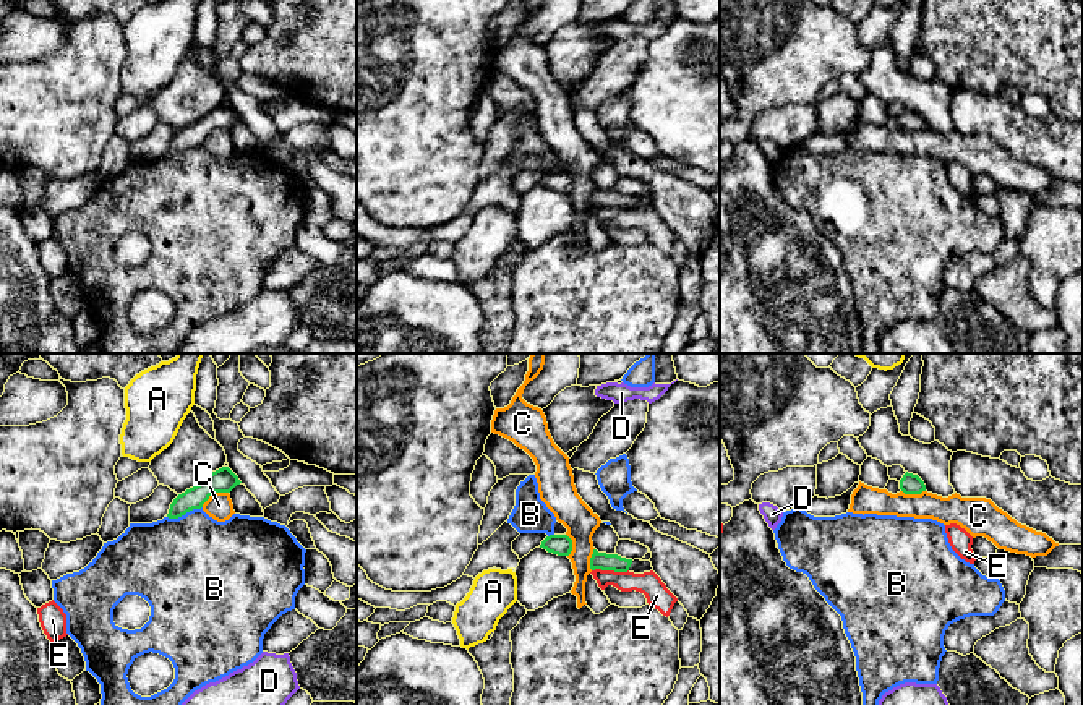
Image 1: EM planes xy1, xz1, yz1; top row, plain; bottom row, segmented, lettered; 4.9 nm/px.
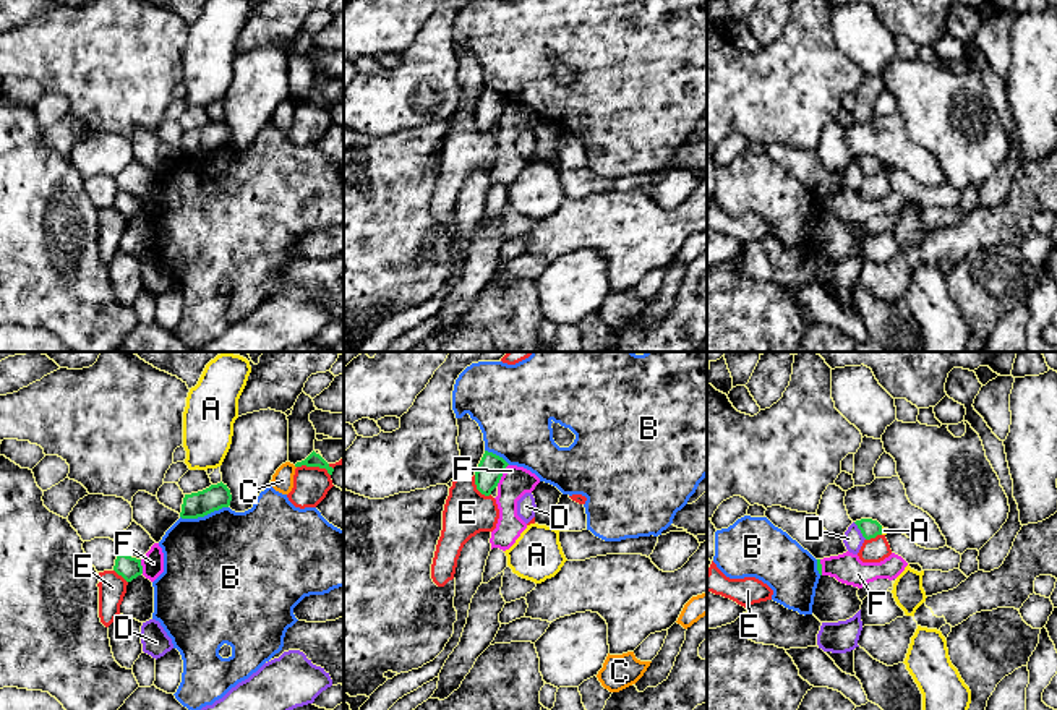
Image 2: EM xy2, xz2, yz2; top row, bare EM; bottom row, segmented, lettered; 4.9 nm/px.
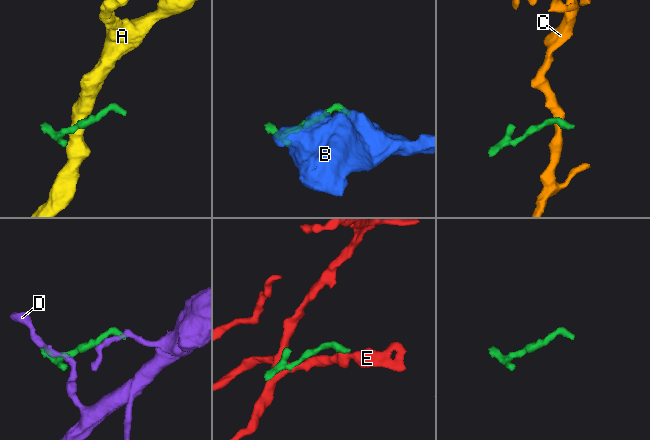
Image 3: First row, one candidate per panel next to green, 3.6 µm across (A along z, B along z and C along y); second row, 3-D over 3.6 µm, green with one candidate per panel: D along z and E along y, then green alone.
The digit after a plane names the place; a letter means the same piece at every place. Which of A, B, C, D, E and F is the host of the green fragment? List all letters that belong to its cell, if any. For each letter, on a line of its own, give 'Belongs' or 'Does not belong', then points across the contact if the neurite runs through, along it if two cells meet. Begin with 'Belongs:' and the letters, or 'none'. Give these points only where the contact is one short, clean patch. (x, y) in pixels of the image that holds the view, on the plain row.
Belongs: none
A: Does not belong. Boundary: yz2 (881, 164), (882, 171)
B: Does not belong
C: Does not belong. Boundary: xy1 (227, 128), (214, 128), (201, 143)
D: Does not belong
E: Does not belong
F: Does not belong. Boundary: xz2 (508, 101), (496, 122)

